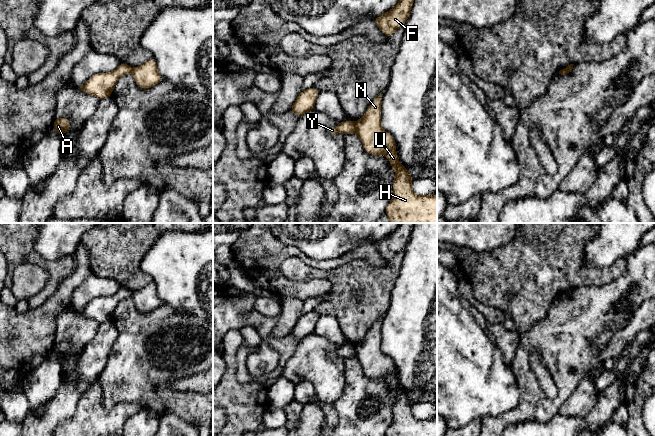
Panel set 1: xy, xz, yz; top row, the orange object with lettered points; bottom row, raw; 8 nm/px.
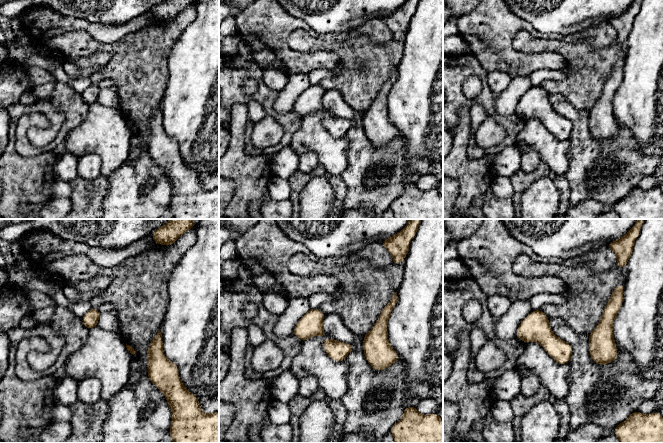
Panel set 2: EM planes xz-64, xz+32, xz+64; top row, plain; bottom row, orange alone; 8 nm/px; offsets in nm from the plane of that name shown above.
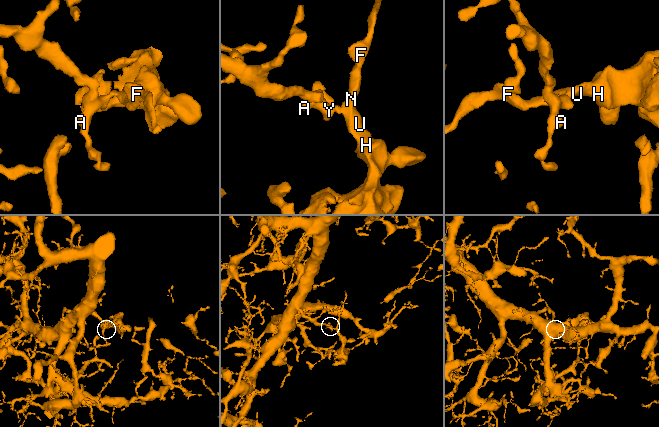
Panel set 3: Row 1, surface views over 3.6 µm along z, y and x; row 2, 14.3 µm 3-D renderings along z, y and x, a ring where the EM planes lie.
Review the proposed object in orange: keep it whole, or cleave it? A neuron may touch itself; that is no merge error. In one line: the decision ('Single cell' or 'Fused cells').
Fused cells

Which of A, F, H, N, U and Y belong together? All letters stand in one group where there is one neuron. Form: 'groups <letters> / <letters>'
groups A Y / F H N U

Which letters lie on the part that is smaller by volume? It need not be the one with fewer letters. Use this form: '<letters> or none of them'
F, H, N, U

